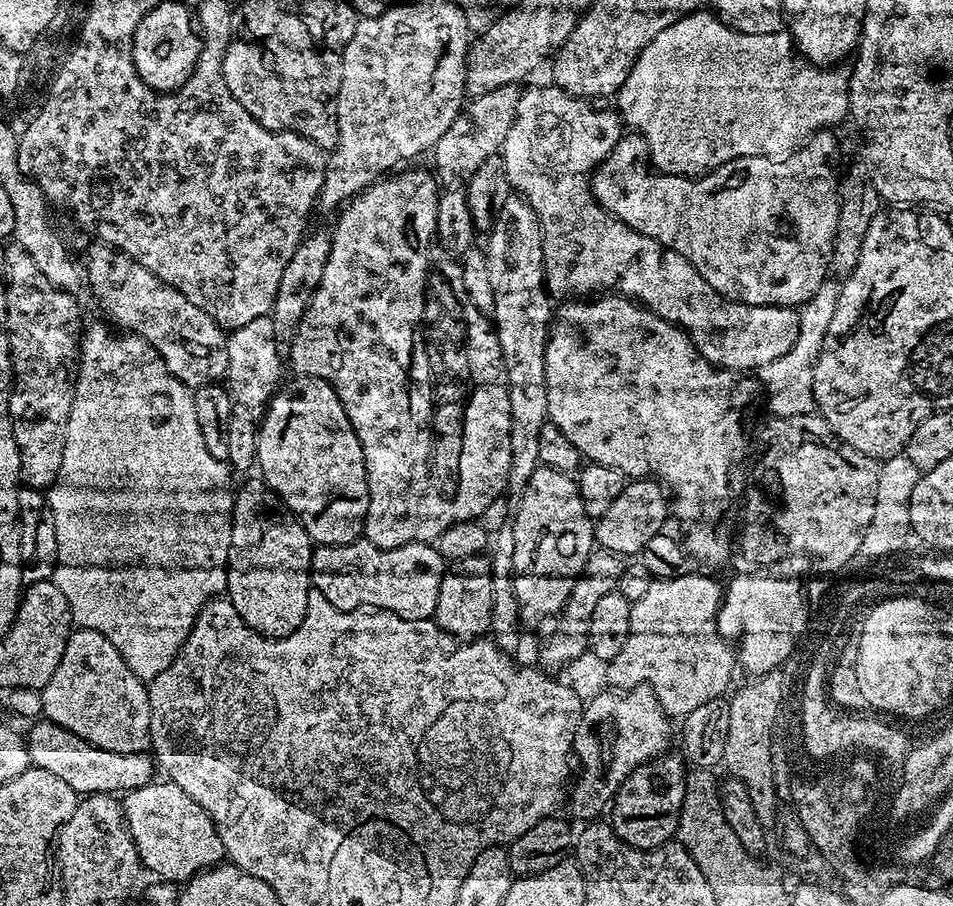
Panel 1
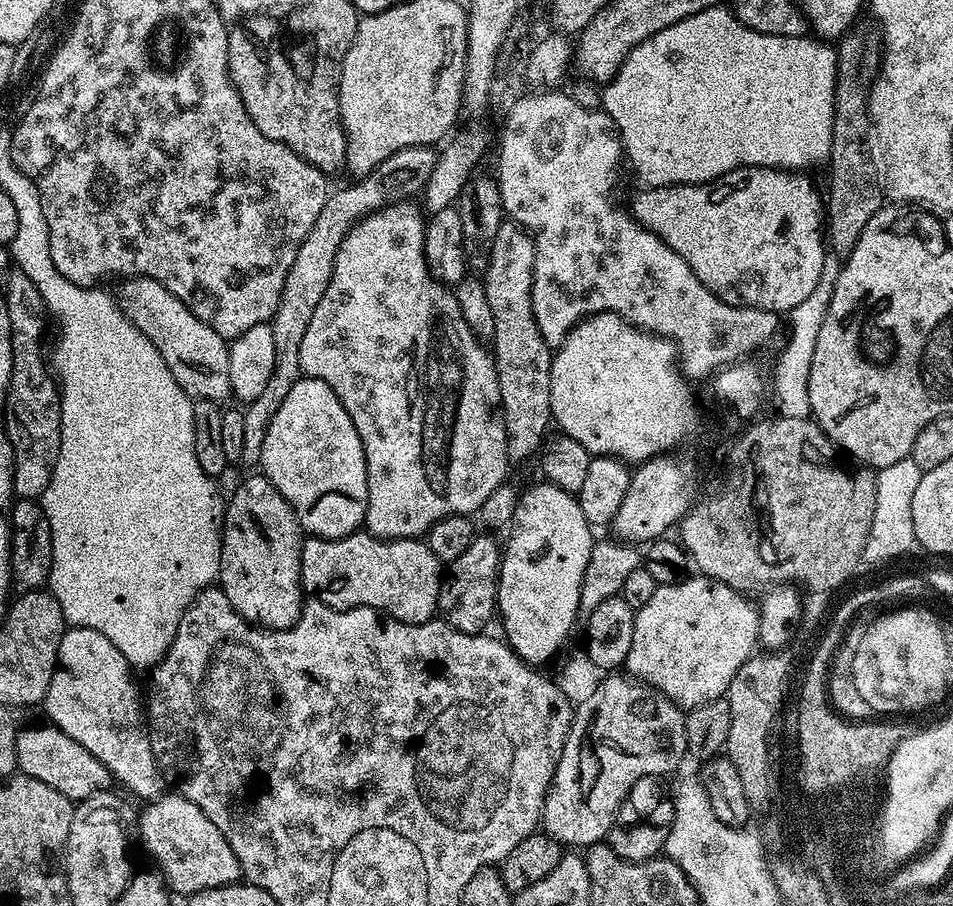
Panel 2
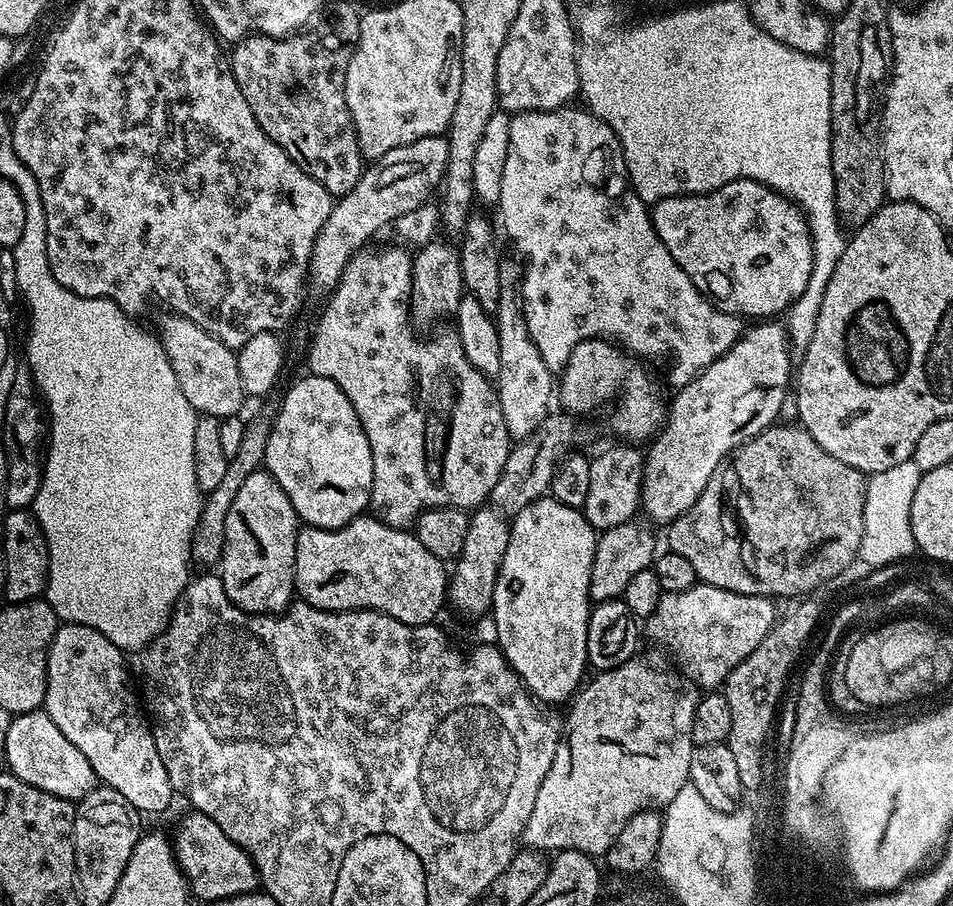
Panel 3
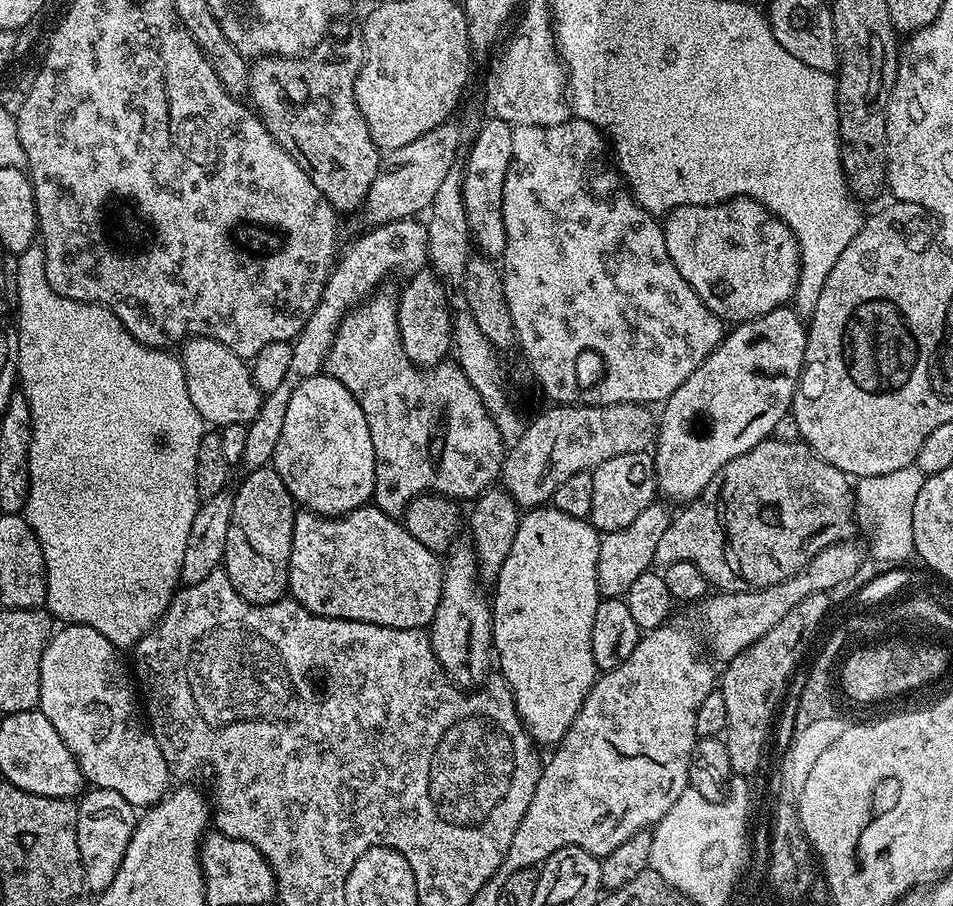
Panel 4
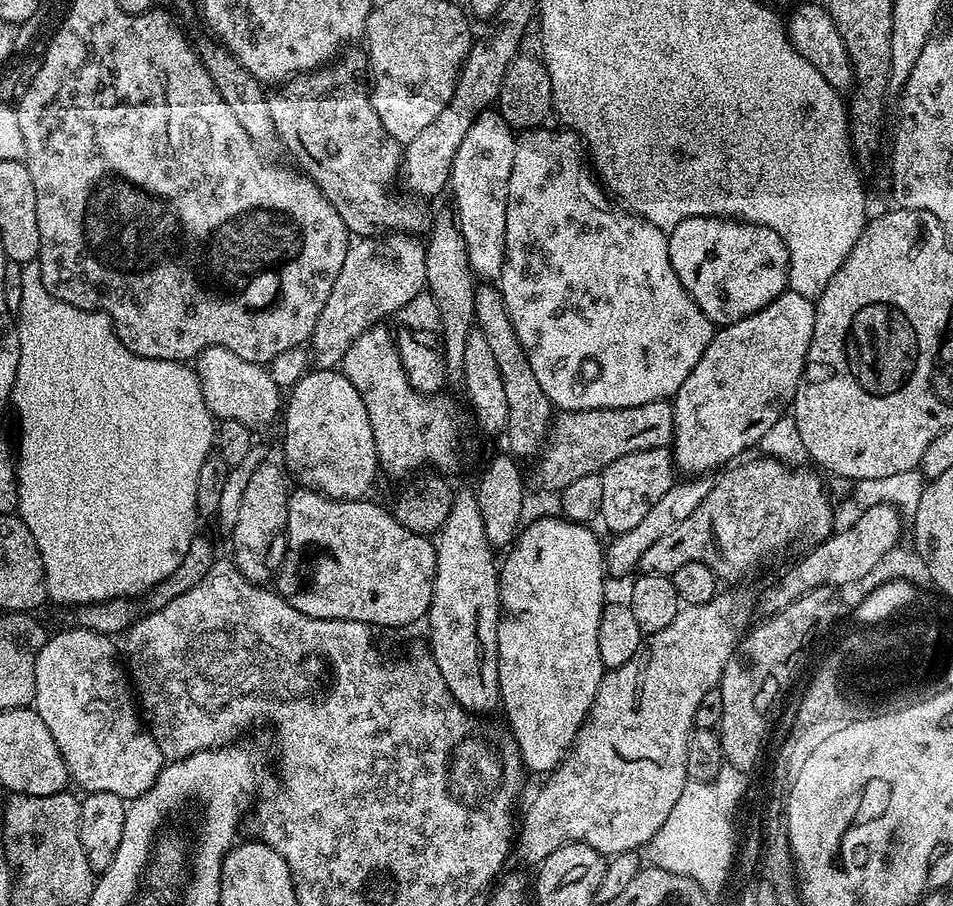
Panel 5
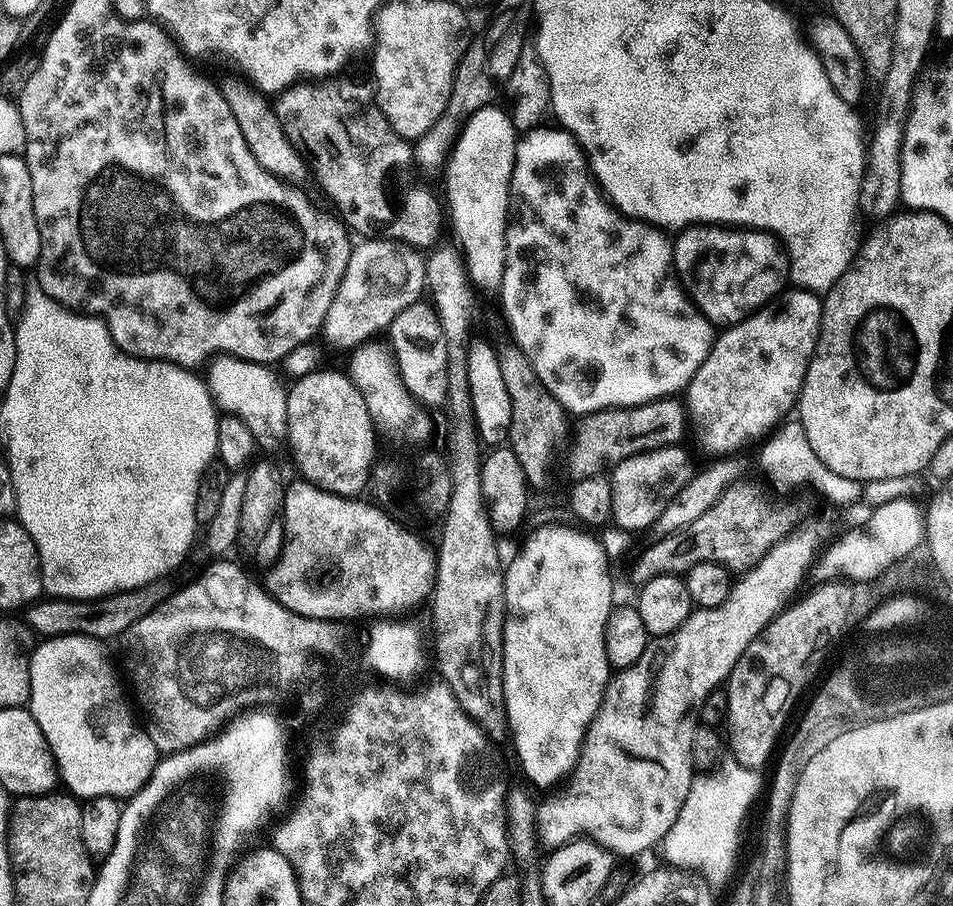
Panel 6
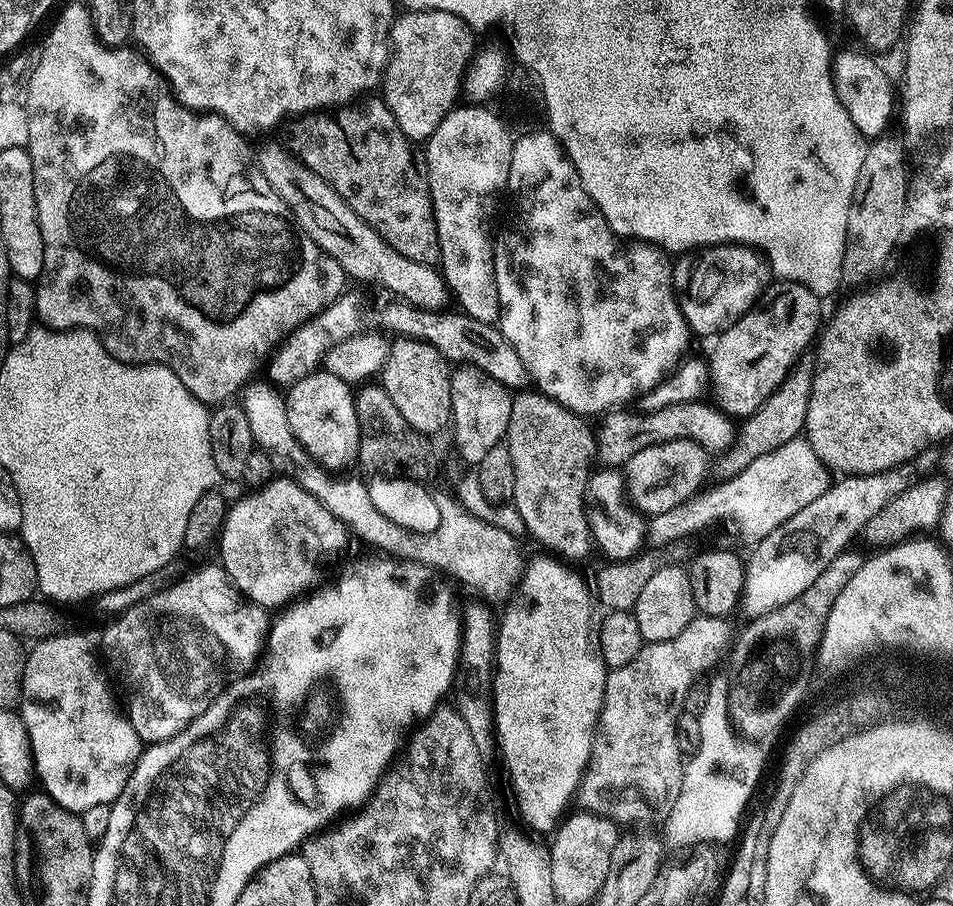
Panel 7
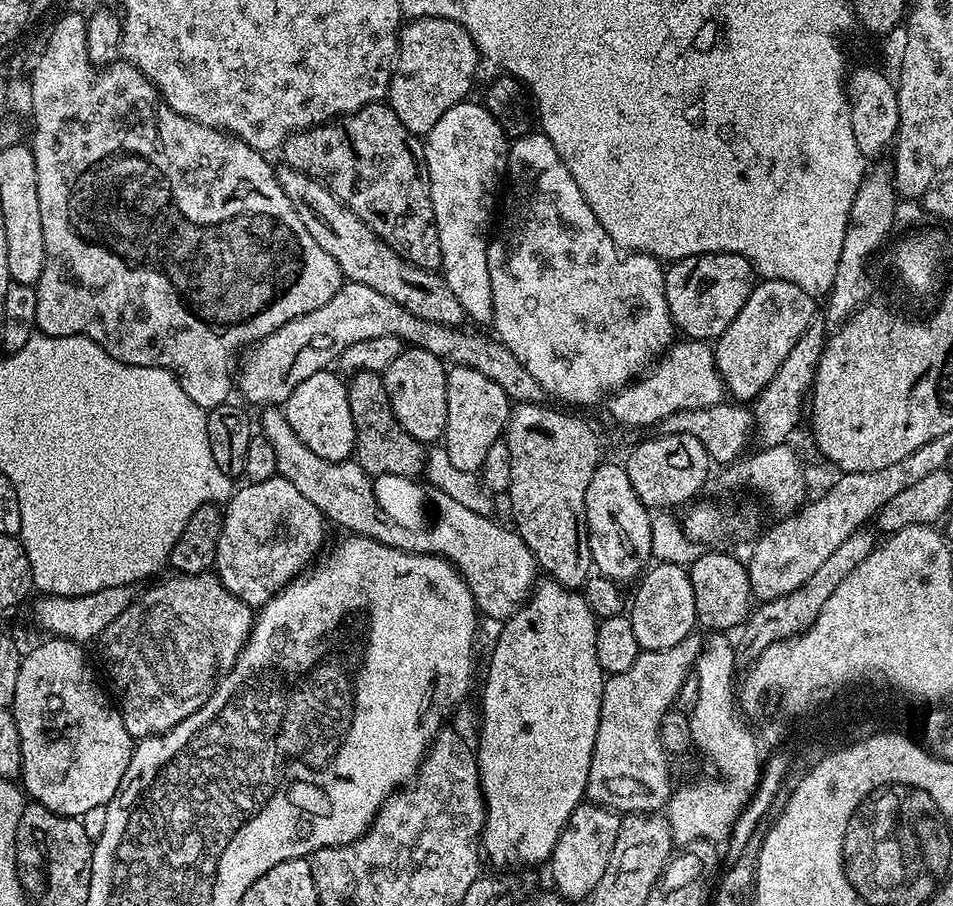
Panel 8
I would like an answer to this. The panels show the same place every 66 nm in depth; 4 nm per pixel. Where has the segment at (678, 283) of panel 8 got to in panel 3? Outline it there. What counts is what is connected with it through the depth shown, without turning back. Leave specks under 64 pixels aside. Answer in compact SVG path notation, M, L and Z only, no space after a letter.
M735 180L718 190L704 192L700 196L668 196L665 200L660 200L657 204L651 205L650 211L654 230L658 234L658 238L662 238L662 246L666 246L666 250L670 250L670 258L674 258L674 262L678 262L678 266L682 266L682 270L686 270L690 282L694 282L694 286L698 286L702 295L714 307L726 314L734 314L741 318L749 318L748 316L756 316L752 318L779 317L776 315L779 312L780 315L787 313L788 309L792 307L792 303L802 294L802 290L806 290L806 282L810 282L812 236L808 232L808 221L805 220L803 212L799 211L795 203L789 200L787 196L775 192L773 188L768 188L765 184L759 184L756 180Z

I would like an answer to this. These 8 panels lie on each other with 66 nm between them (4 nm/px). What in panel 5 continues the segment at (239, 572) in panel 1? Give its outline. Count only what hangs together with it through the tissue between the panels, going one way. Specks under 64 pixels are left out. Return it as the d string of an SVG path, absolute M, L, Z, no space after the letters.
M265 462L254 470L250 483L242 493L242 506L238 509L238 522L230 533L231 559L236 569L251 584L264 586L275 577L288 552L288 502L290 499L289 477L279 463Z

